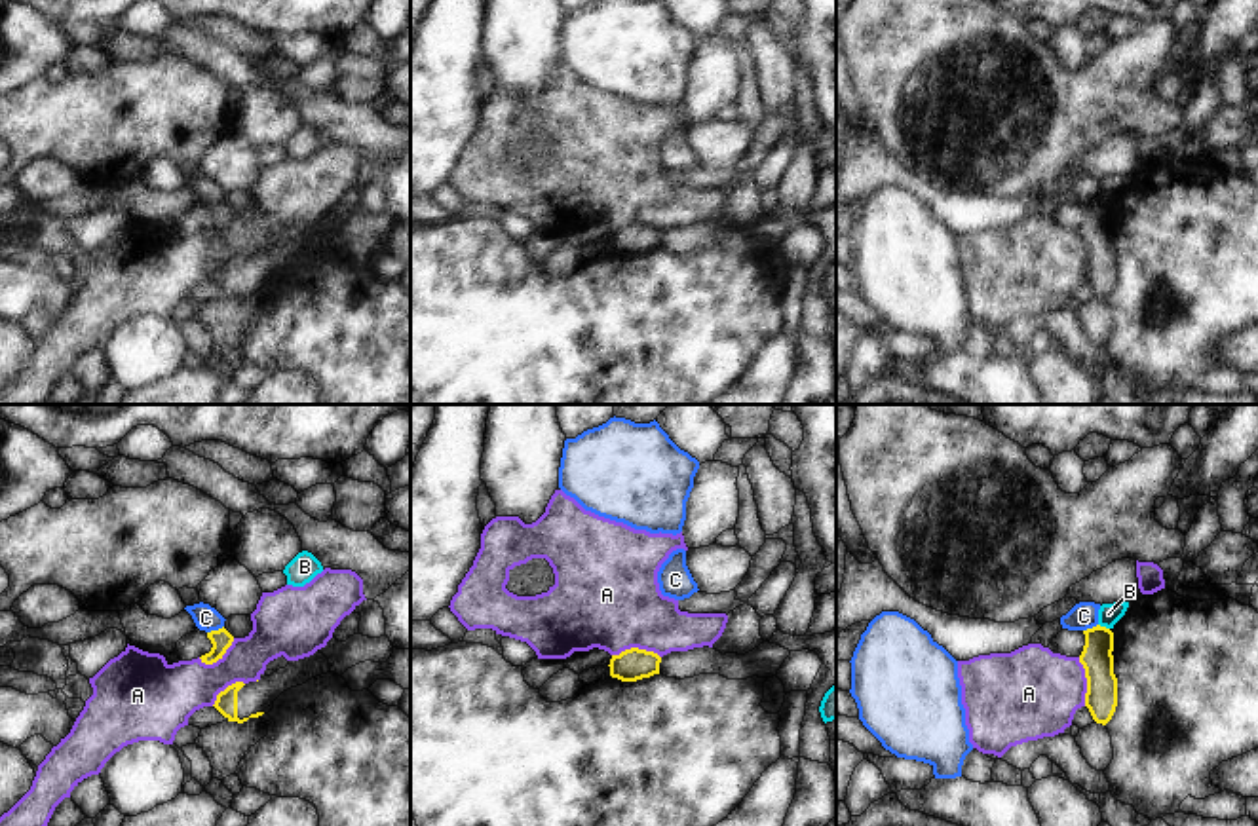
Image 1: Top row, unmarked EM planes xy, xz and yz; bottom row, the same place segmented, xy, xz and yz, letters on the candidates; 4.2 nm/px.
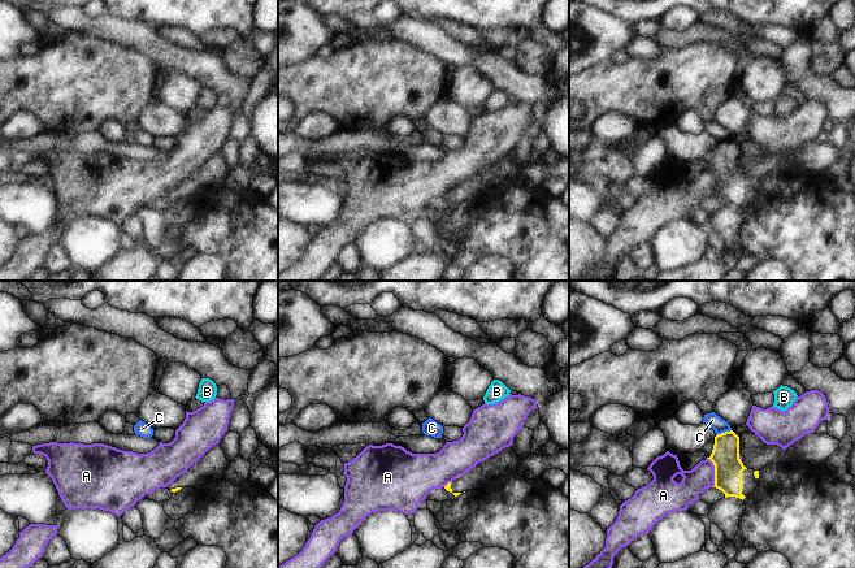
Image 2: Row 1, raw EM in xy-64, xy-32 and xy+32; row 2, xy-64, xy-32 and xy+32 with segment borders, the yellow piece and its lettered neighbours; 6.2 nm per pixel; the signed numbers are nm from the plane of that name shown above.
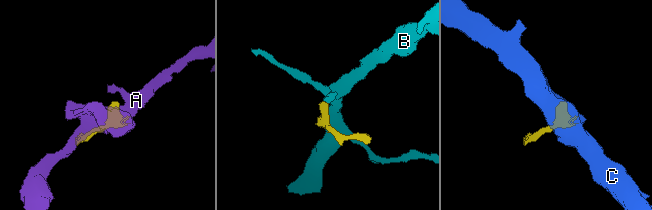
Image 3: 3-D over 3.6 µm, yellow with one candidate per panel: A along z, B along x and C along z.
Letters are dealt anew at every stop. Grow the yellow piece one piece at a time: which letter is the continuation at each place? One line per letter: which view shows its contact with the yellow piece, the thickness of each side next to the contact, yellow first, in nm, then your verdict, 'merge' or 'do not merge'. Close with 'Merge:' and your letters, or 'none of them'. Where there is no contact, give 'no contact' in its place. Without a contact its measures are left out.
A: contact in xz; calibres 140 and 440 nm; do not merge
B: contact in yz; calibres 140 and 90 nm; do not merge
C: contact in xy; calibres 90 and 110 nm; do not merge
Merge: none of them

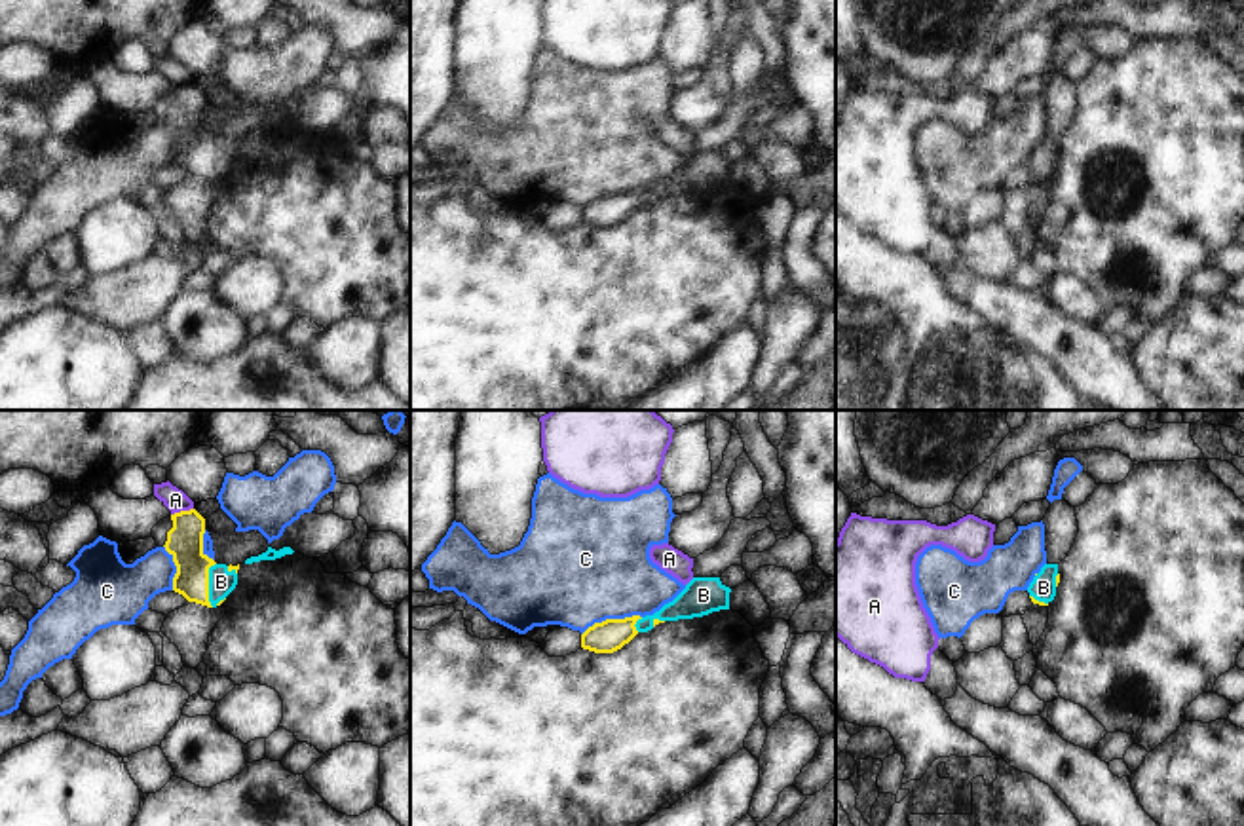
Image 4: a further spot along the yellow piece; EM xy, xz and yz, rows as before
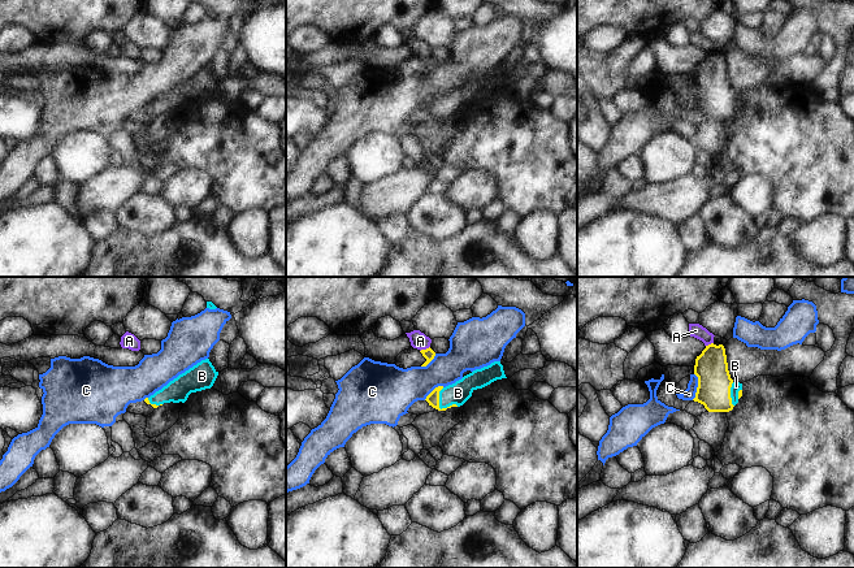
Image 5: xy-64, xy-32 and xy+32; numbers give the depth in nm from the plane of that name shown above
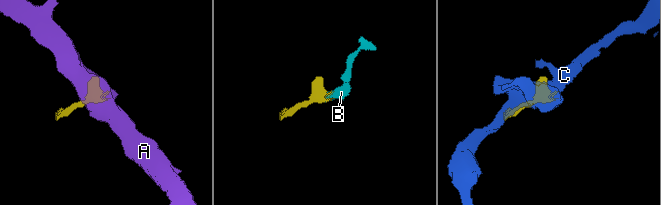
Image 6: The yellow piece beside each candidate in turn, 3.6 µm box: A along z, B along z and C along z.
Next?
A: contact in xy; calibres 160 and 100 nm; do not merge
B: contact in xy; calibres 160 and 110 nm; merge
C: contact in xz; calibres 140 and 480 nm; do not merge
Merge: B

